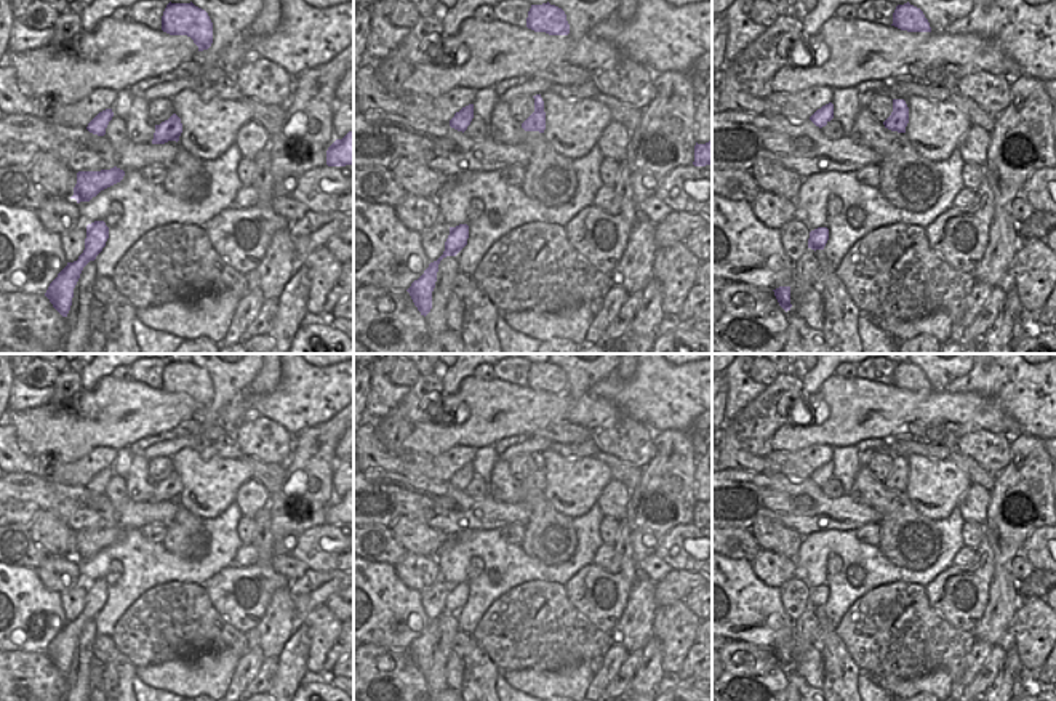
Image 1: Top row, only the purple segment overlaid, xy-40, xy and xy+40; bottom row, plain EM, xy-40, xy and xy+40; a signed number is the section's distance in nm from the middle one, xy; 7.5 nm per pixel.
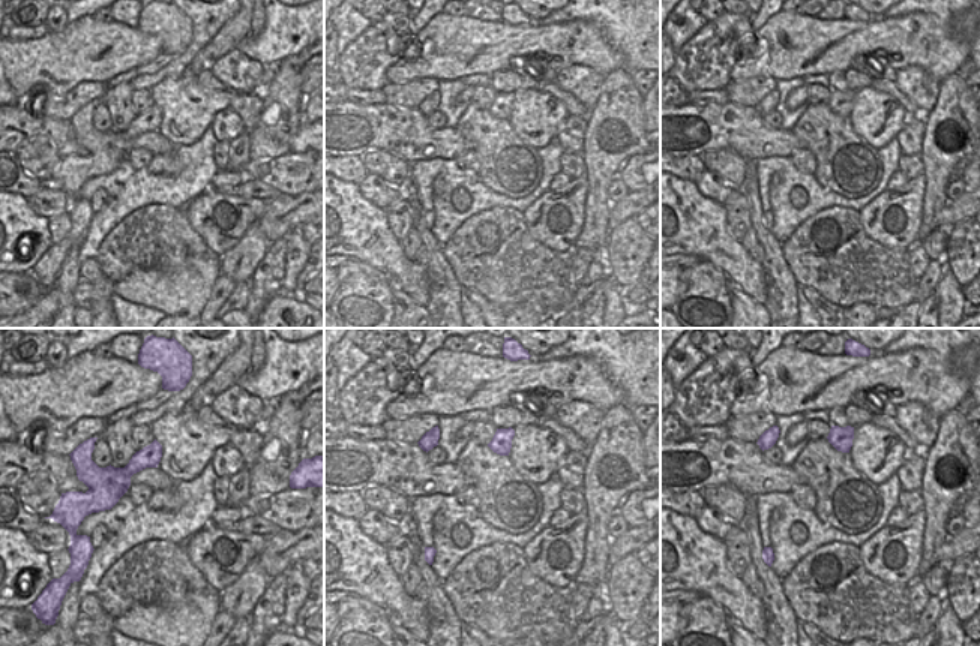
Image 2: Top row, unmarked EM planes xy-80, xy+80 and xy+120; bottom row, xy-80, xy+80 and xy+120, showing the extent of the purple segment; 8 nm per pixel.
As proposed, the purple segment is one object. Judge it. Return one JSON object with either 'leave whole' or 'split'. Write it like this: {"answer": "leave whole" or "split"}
{"answer": "leave whole"}

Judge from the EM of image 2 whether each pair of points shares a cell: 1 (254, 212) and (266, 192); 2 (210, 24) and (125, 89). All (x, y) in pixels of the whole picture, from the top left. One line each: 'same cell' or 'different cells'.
1: different cells
2: different cells

